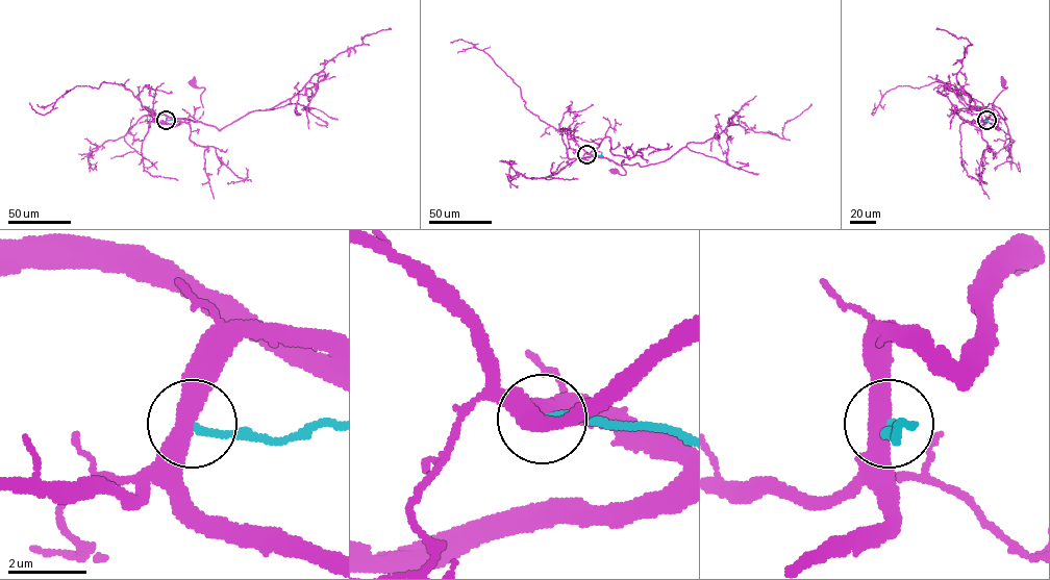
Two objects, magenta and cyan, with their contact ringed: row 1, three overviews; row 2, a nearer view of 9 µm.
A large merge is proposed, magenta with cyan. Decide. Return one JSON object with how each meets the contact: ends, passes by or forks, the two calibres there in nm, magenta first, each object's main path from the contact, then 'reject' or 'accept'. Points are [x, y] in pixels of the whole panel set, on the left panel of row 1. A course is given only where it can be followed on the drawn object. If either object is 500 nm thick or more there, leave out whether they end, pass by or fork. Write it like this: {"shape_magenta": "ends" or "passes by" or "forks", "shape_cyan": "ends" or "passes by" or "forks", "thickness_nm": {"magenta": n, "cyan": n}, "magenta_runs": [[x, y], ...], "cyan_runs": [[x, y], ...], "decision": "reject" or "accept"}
{"shape_magenta": "passes by", "shape_cyan": "ends", "thickness_nm": {"magenta": 480, "cyan": 200}, "magenta_runs": [[166, 120], [168, 117], [196, 121], [202, 115], [200, 95], [205, 89], [192, 83]], "cyan_runs": [[166, 120], [181, 120]], "decision": "reject"}

